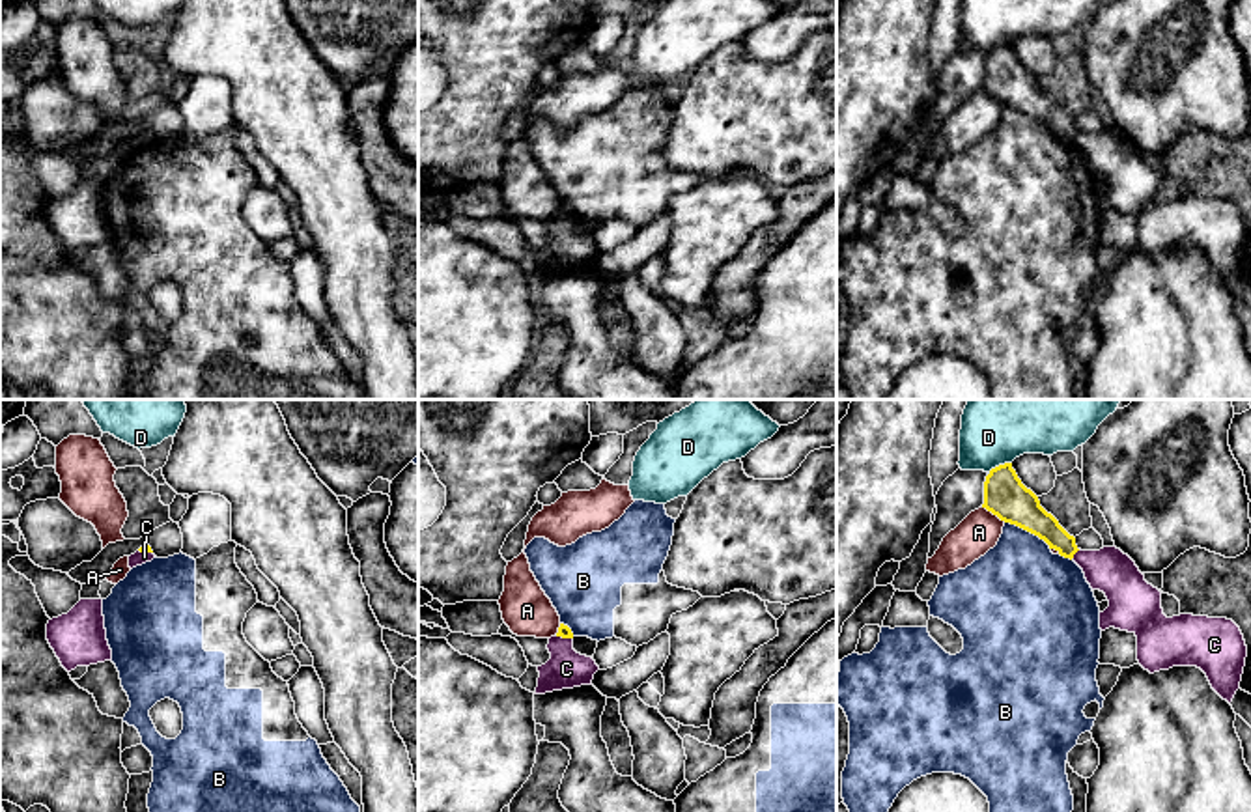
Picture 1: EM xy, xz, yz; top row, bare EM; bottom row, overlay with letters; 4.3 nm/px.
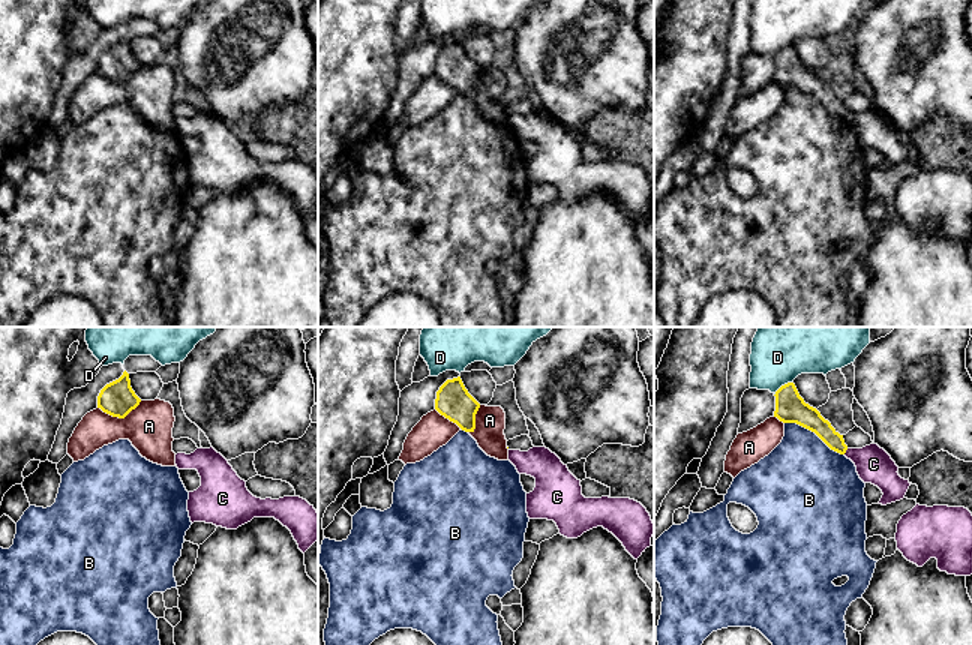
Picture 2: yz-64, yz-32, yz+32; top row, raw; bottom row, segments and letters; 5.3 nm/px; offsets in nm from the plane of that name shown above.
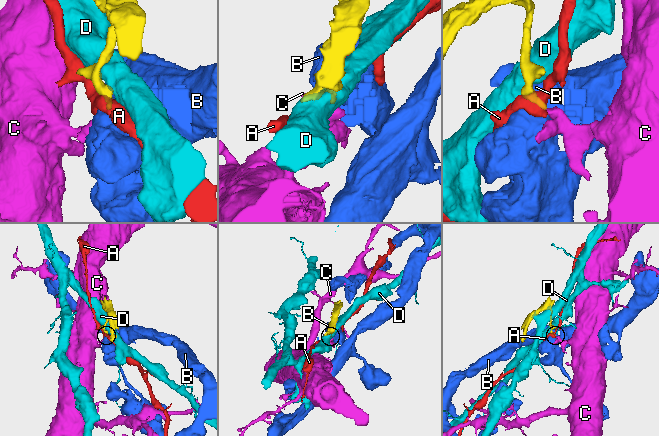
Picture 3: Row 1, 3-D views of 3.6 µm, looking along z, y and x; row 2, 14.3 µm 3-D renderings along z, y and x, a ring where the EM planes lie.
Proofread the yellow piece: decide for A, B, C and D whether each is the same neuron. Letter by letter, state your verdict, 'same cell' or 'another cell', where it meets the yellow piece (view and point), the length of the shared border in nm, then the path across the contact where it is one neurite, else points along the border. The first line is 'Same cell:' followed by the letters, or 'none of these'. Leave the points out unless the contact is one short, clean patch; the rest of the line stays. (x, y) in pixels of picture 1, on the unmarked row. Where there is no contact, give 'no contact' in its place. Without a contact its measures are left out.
Same cell: none of these
A: another cell | yz (994, 96) | 120 nm
B: another cell | yz (1029, 112) | 240 nm | along yz (1005, 103), (1037, 116), (1050, 131)
C: another cell | yz (1074, 135) | 60 nm | along yz (1080, 131), (1070, 140)
D: another cell | yz (999, 47) | 120 nm

